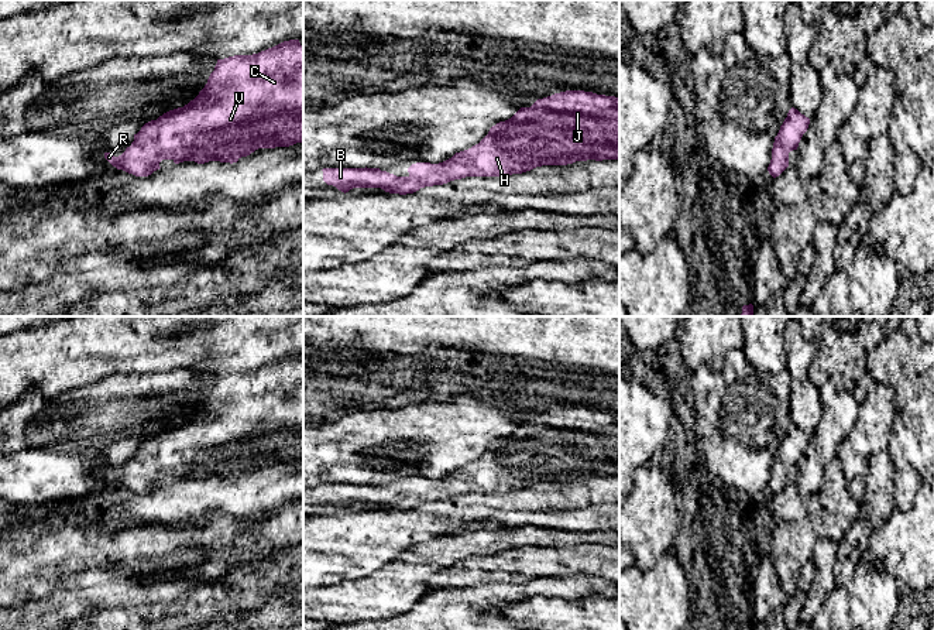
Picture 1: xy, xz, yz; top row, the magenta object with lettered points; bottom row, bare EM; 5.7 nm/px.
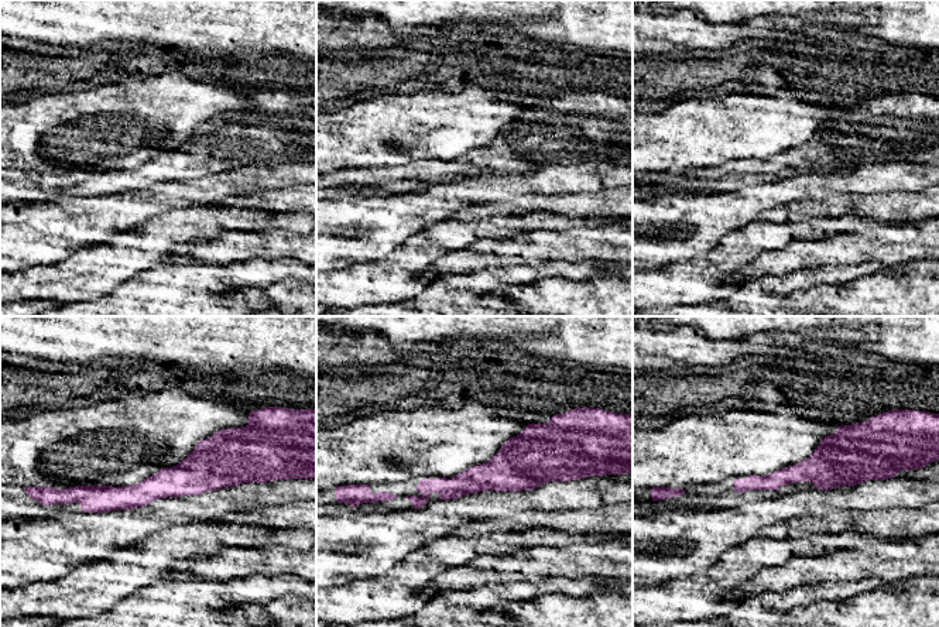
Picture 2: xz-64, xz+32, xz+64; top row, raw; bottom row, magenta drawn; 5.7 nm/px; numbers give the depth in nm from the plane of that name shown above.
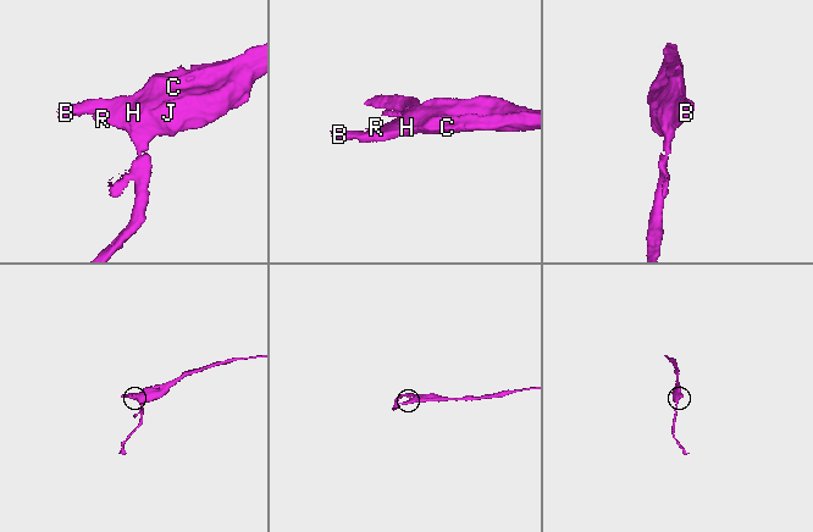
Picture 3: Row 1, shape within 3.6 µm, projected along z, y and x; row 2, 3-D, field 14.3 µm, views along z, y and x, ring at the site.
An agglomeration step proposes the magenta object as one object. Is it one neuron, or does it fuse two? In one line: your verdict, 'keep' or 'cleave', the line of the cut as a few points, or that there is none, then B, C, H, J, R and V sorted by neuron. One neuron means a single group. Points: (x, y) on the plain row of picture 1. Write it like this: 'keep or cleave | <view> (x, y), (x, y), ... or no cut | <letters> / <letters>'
keep | no cut | B C H J R V

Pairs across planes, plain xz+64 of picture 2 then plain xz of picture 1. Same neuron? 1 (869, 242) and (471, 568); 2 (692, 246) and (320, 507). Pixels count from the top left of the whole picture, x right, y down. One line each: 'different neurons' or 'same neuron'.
1: same neuron
2: different neurons

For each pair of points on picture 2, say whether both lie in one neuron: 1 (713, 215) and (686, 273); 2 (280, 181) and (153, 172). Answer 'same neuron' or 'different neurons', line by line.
1: different neurons
2: different neurons

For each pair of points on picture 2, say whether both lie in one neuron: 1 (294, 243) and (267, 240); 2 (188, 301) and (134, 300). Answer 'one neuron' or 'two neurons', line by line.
1: one neuron
2: one neuron

